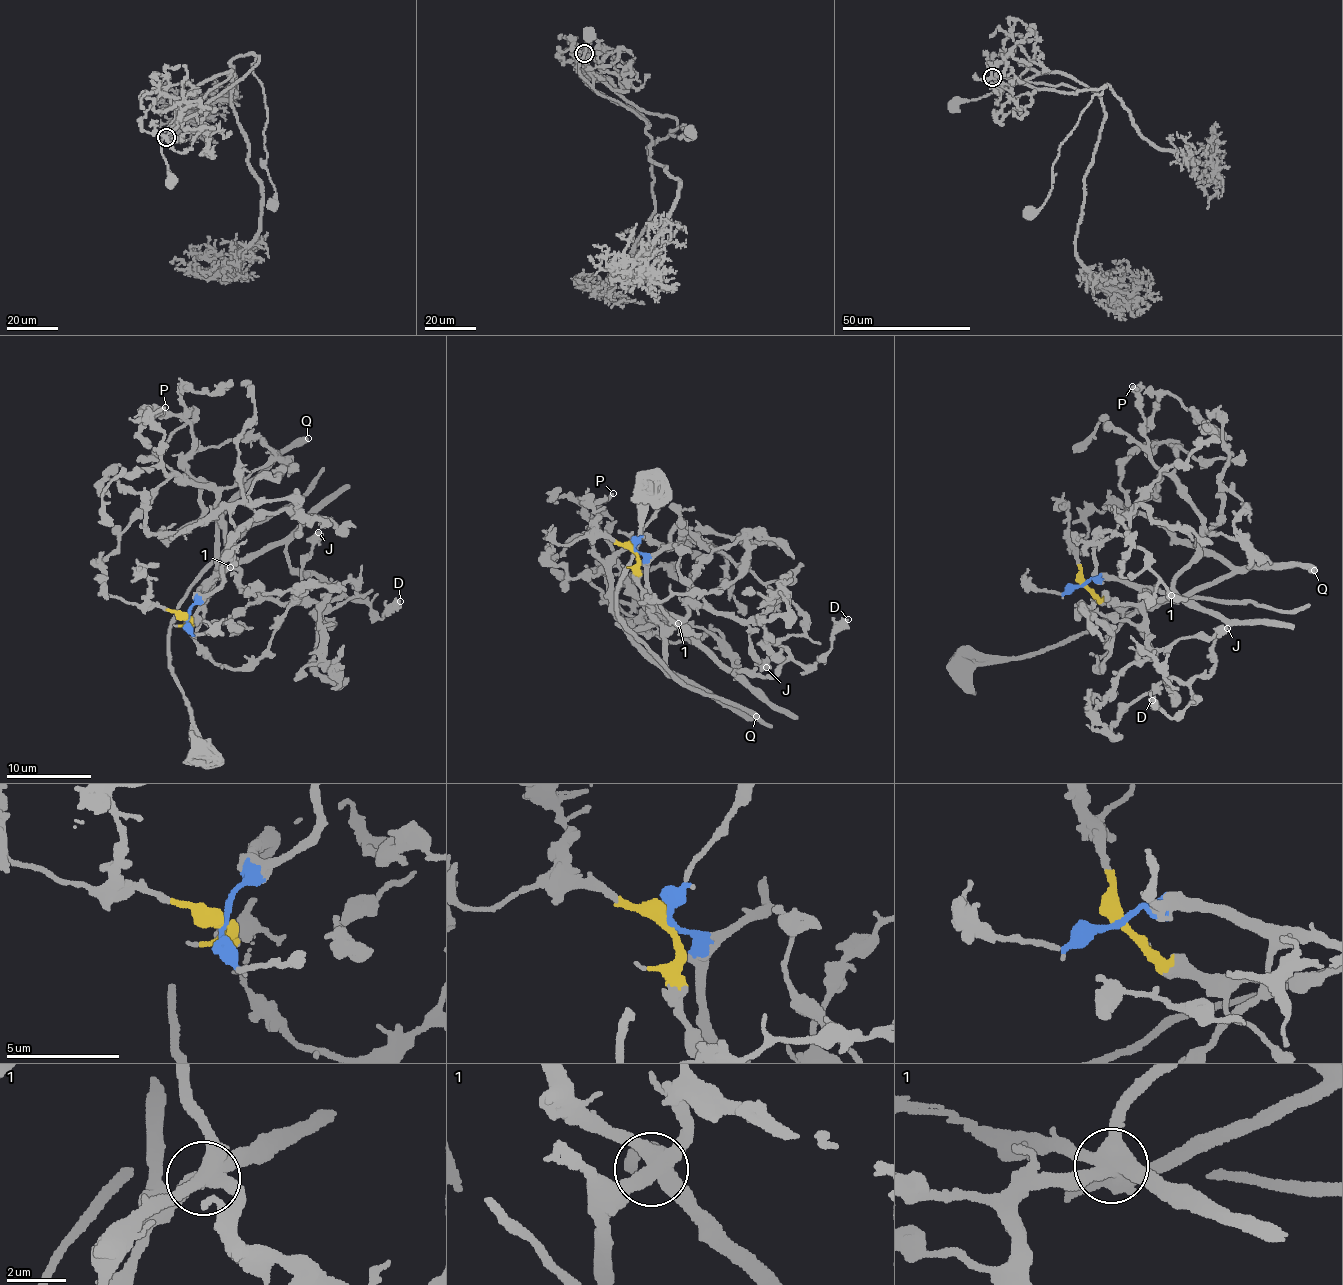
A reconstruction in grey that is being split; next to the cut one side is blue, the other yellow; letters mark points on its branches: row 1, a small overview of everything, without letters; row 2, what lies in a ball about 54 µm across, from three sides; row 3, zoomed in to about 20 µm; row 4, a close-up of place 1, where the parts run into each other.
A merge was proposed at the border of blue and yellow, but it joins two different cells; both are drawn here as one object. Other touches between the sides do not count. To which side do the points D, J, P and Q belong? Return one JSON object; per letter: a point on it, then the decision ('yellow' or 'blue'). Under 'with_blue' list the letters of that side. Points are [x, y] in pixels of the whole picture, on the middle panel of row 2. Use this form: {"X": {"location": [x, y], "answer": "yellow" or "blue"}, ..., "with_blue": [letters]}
{"D": {"location": [848, 619], "answer": "blue"}, "J": {"location": [766, 667], "answer": "yellow"}, "P": {"location": [613, 493], "answer": "blue"}, "Q": {"location": [756, 716], "answer": "yellow"}, "with_blue": ["D", "P"]}

